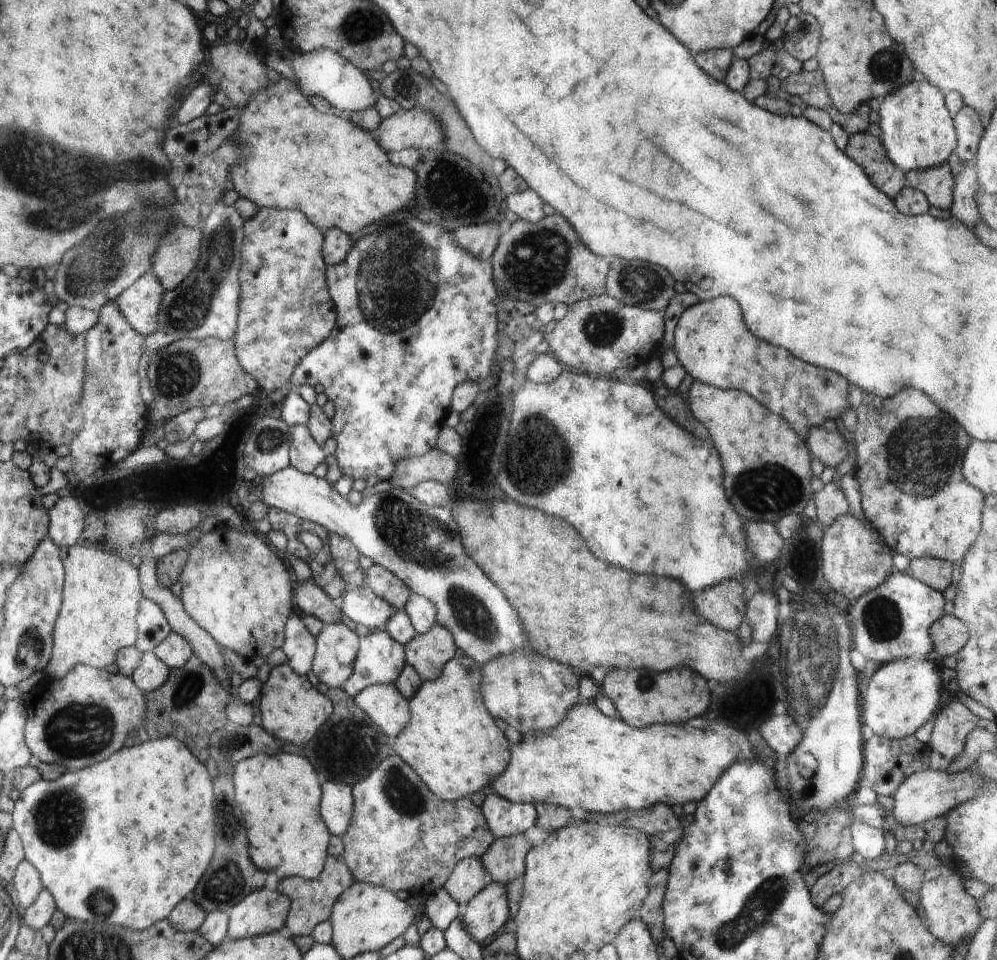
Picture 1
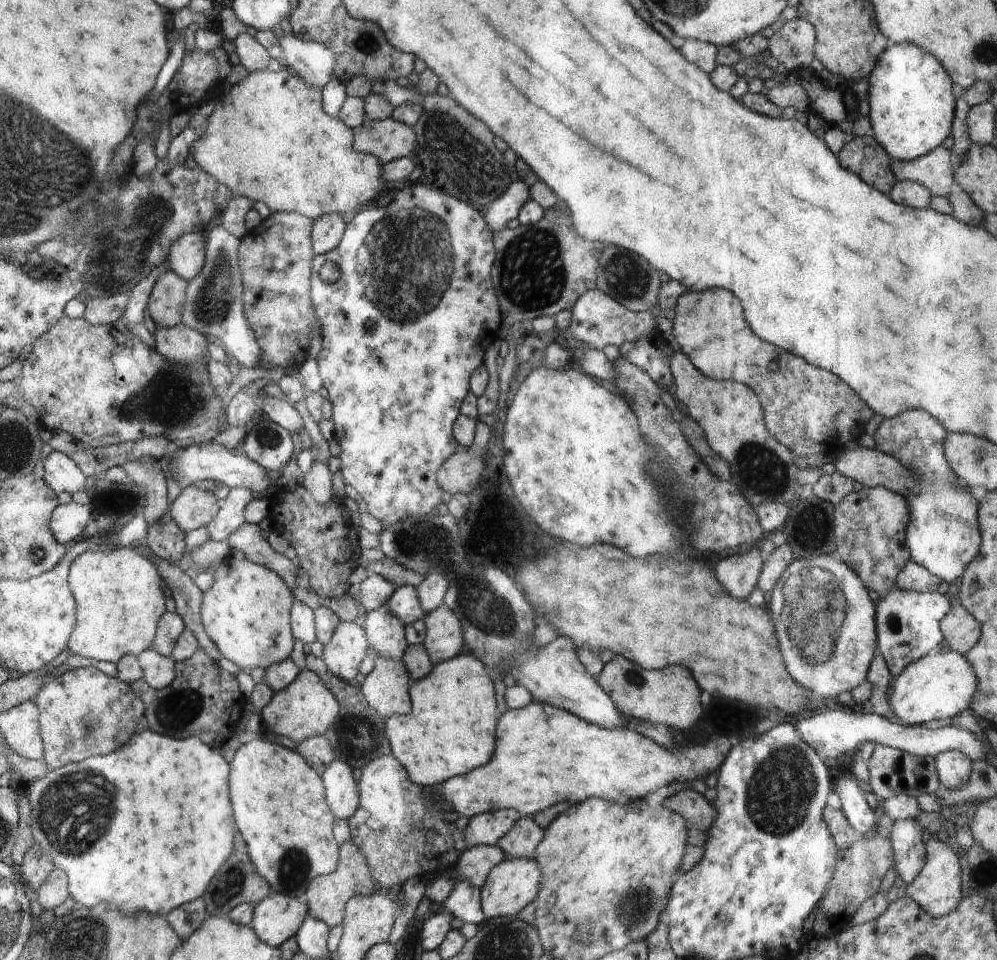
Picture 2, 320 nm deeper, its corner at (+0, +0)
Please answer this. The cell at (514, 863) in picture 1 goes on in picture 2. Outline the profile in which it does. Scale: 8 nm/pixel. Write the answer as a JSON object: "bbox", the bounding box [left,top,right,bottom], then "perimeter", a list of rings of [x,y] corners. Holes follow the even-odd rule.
{"bbox":[497,817,545,859],"perimeter":[[[521,817],[515,826],[497,843],[508,859],[534,859],[545,831],[532,817]]]}

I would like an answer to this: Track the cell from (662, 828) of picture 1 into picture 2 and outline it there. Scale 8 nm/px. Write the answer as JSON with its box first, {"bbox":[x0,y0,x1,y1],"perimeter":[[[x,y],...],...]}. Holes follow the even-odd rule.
{"bbox":[664,789,717,872],"perimeter":[[[694,789],[680,790],[672,798],[664,800],[664,806],[678,812],[688,821],[688,848],[682,859],[682,872],[692,870],[705,854],[709,832],[717,818],[717,810],[702,793]]]}

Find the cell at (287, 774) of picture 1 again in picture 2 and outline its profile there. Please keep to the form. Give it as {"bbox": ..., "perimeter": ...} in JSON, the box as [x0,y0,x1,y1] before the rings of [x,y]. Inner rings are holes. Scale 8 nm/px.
{"bbox":[230,735,338,899],"perimeter":[[[258,735],[254,738],[240,746],[232,758],[234,776],[230,776],[230,796],[234,796],[234,812],[238,812],[238,830],[246,836],[246,844],[250,844],[250,858],[258,864],[258,872],[270,880],[276,893],[296,899],[318,875],[332,874],[338,868],[338,843],[332,834],[334,814],[326,804],[322,778],[298,752],[262,740]]]}

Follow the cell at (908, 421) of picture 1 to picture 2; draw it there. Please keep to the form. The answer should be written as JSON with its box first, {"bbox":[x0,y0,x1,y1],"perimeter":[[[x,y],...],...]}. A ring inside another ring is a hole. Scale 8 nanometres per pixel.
{"bbox":[874,410,981,583],"perimeter":[[[908,410],[904,414],[883,418],[880,427],[875,432],[874,440],[876,441],[876,449],[886,454],[894,455],[896,459],[907,467],[916,468],[918,462],[920,462],[920,466],[924,468],[926,476],[932,480],[934,488],[938,490],[938,492],[920,492],[918,494],[914,492],[914,489],[911,489],[904,495],[909,504],[910,520],[906,529],[907,547],[911,559],[921,564],[941,581],[958,583],[958,580],[960,580],[958,576],[962,576],[966,566],[978,556],[978,551],[981,547],[981,532],[977,515],[979,503],[970,492],[962,489],[957,484],[958,478],[947,463],[943,447],[947,434],[947,430],[942,428],[940,422],[936,418],[932,418],[928,412],[924,412],[924,410]]]}

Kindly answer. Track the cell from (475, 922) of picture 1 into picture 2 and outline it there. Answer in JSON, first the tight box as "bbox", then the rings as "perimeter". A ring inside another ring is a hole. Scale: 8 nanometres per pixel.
{"bbox":[481,859,544,918],"perimeter":[[[504,859],[488,874],[486,882],[481,886],[481,907],[485,918],[507,917],[518,914],[529,902],[536,900],[541,890],[544,876],[541,865],[534,859]]]}

